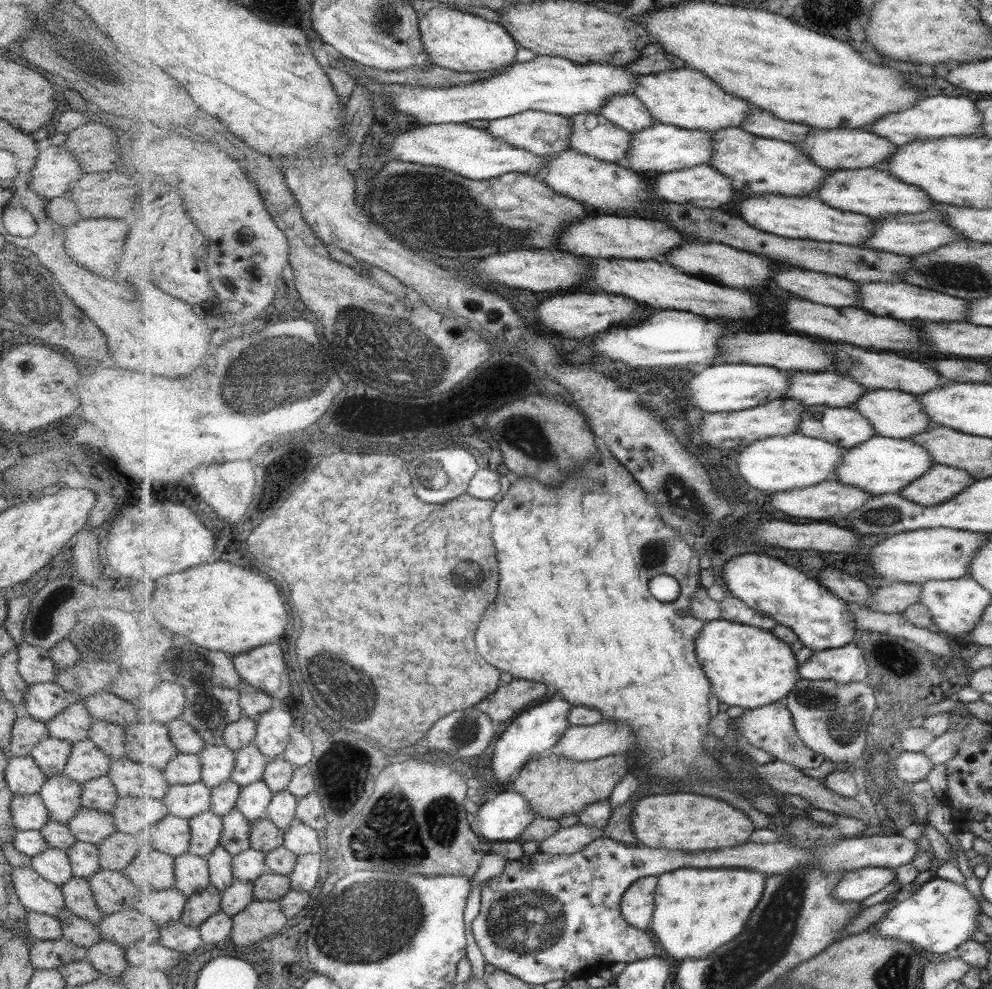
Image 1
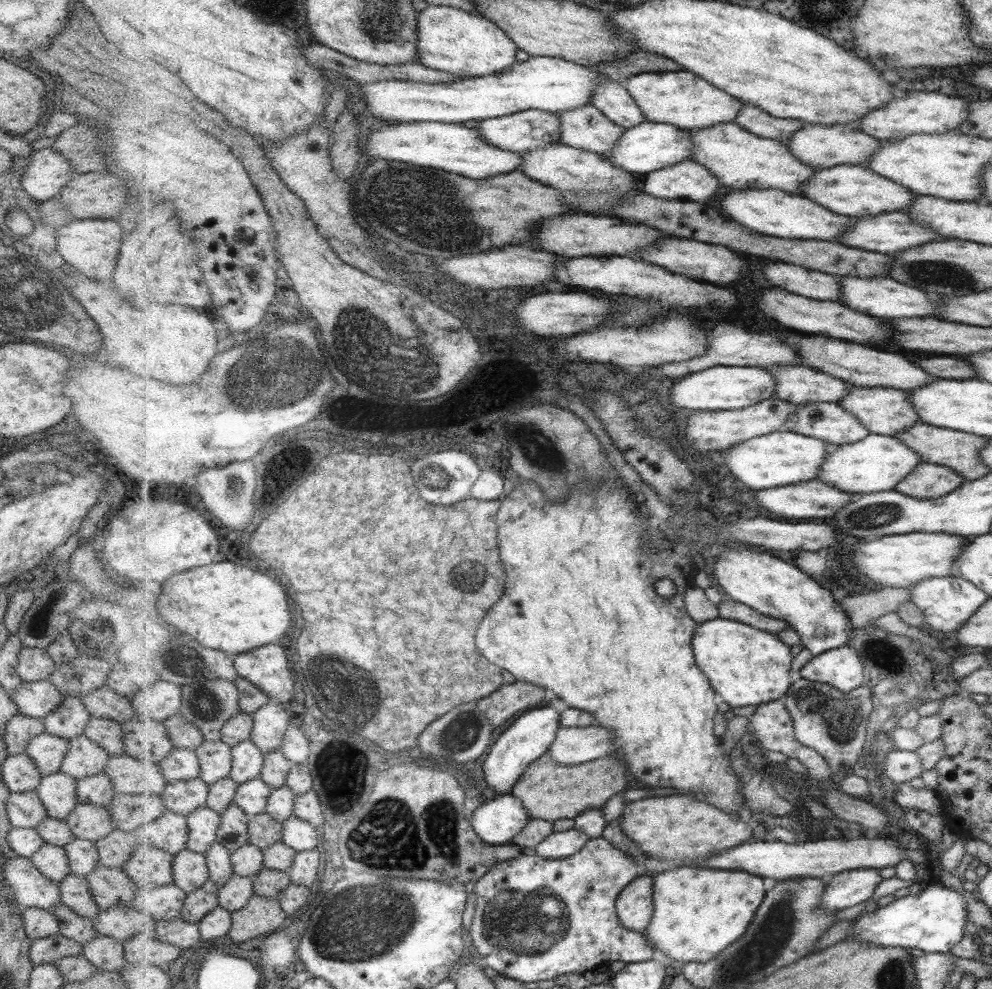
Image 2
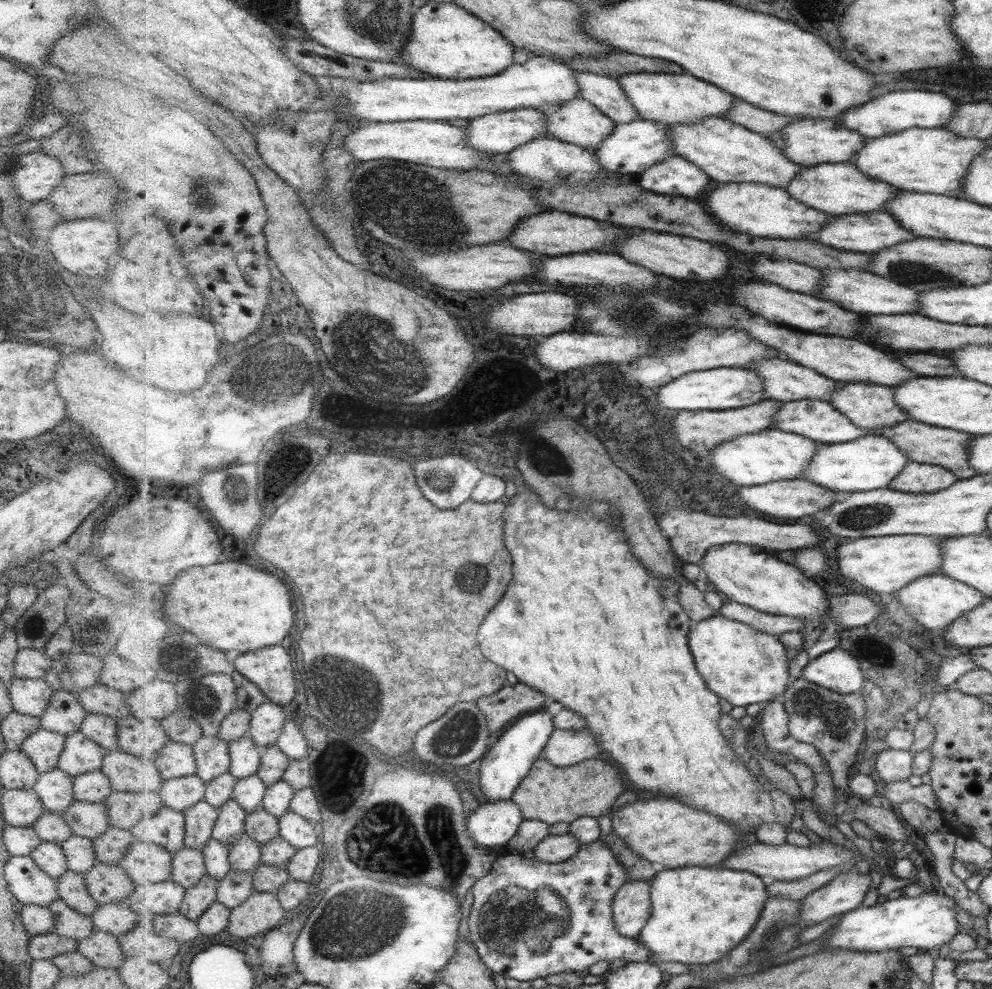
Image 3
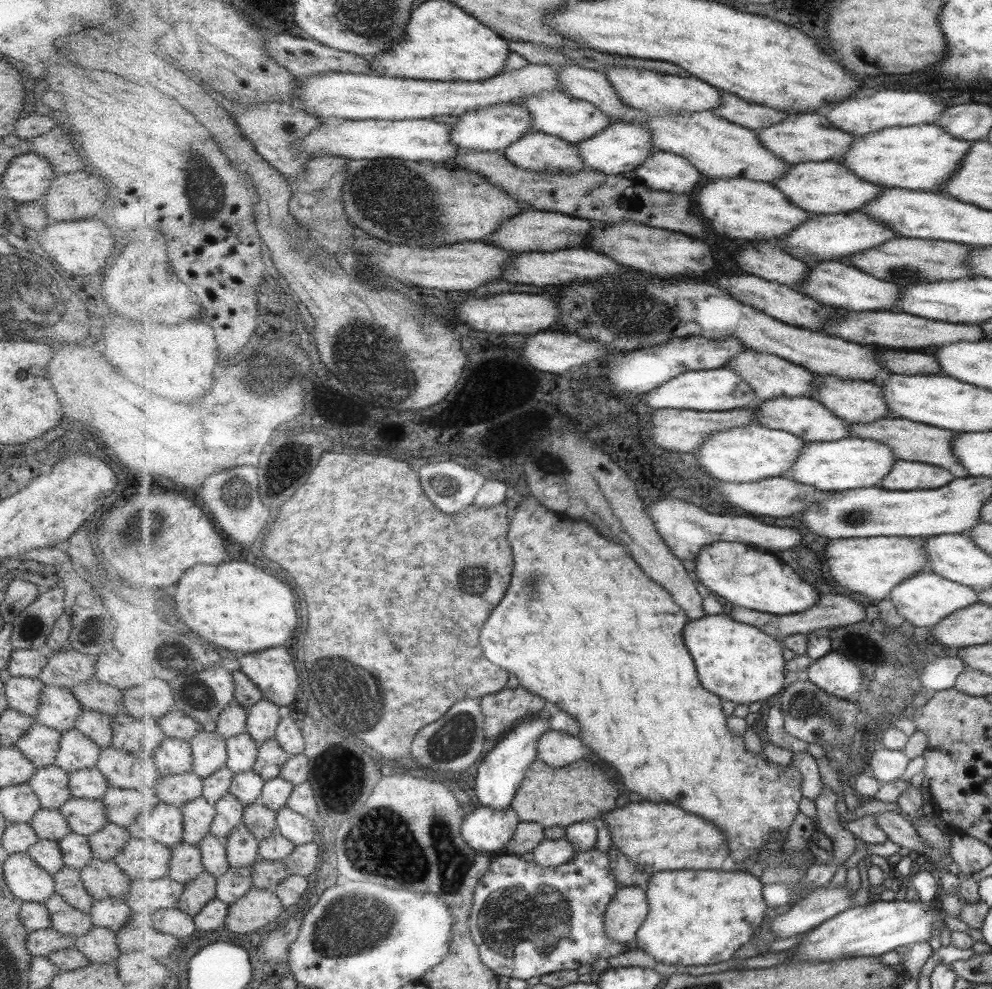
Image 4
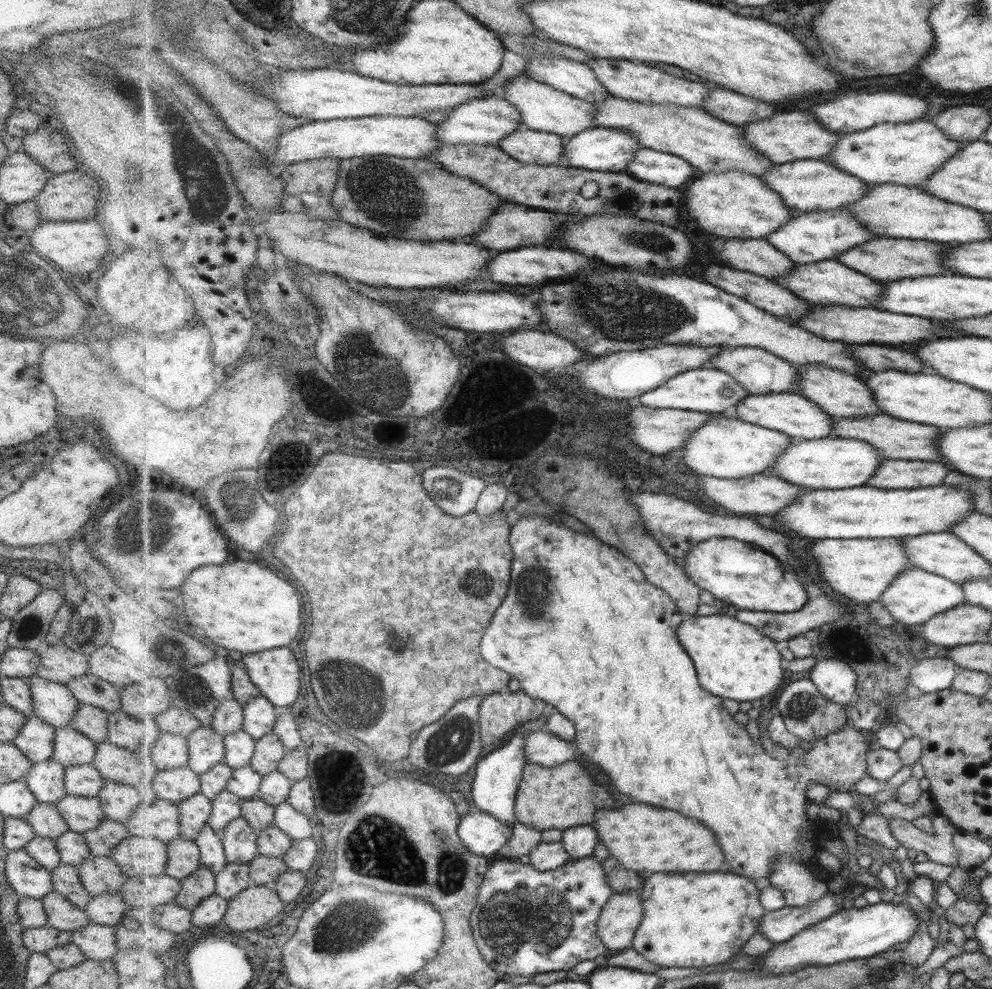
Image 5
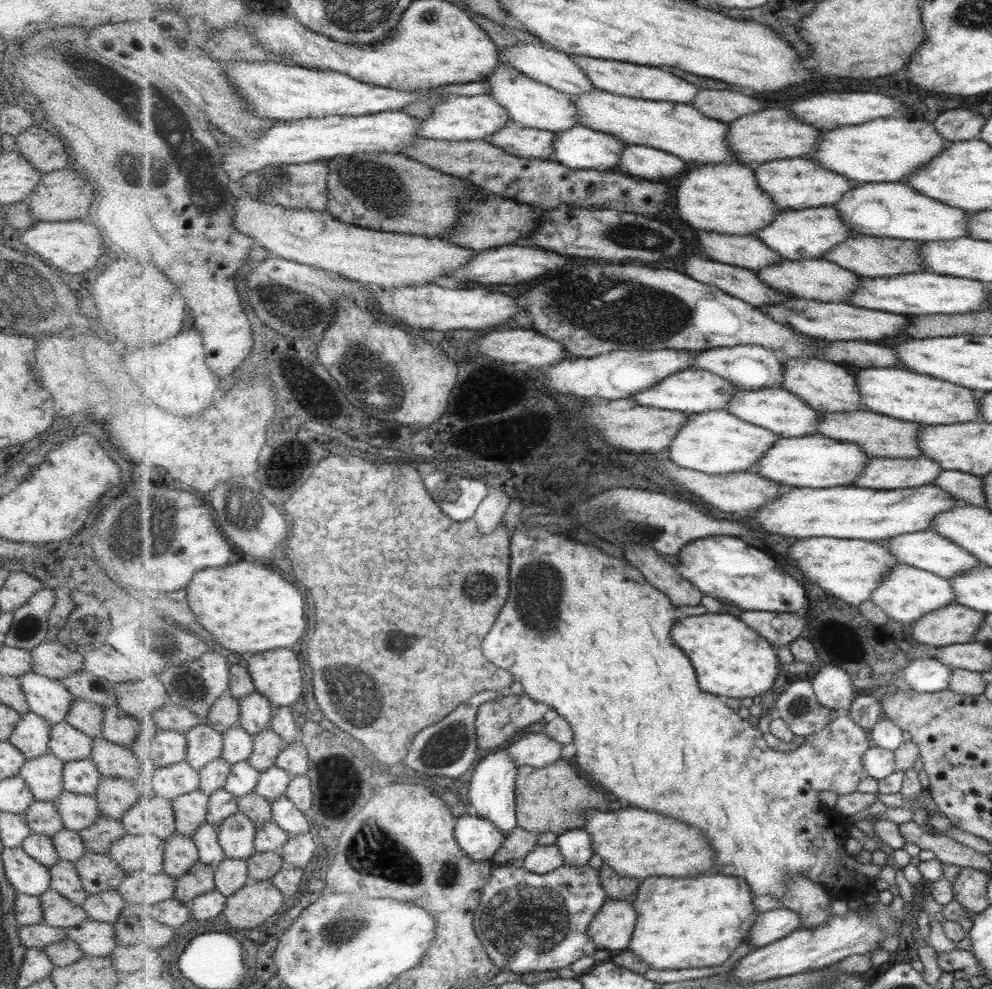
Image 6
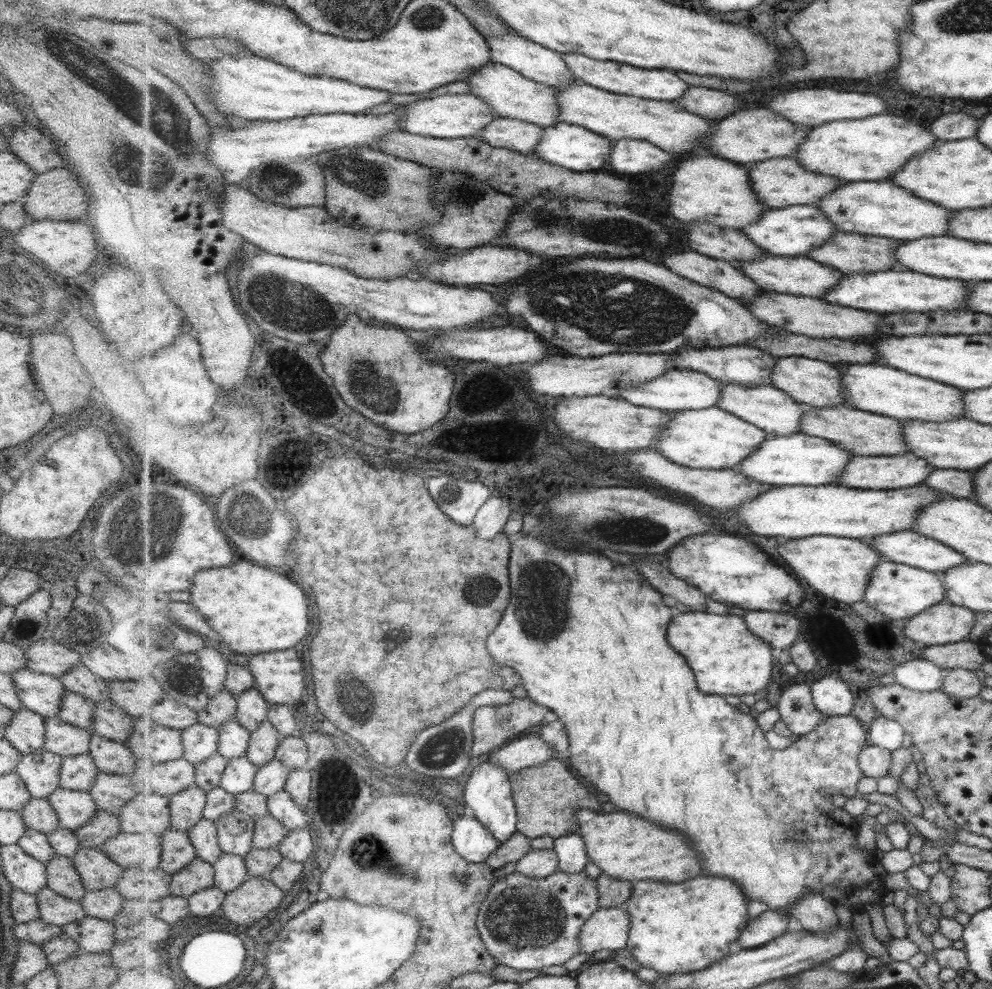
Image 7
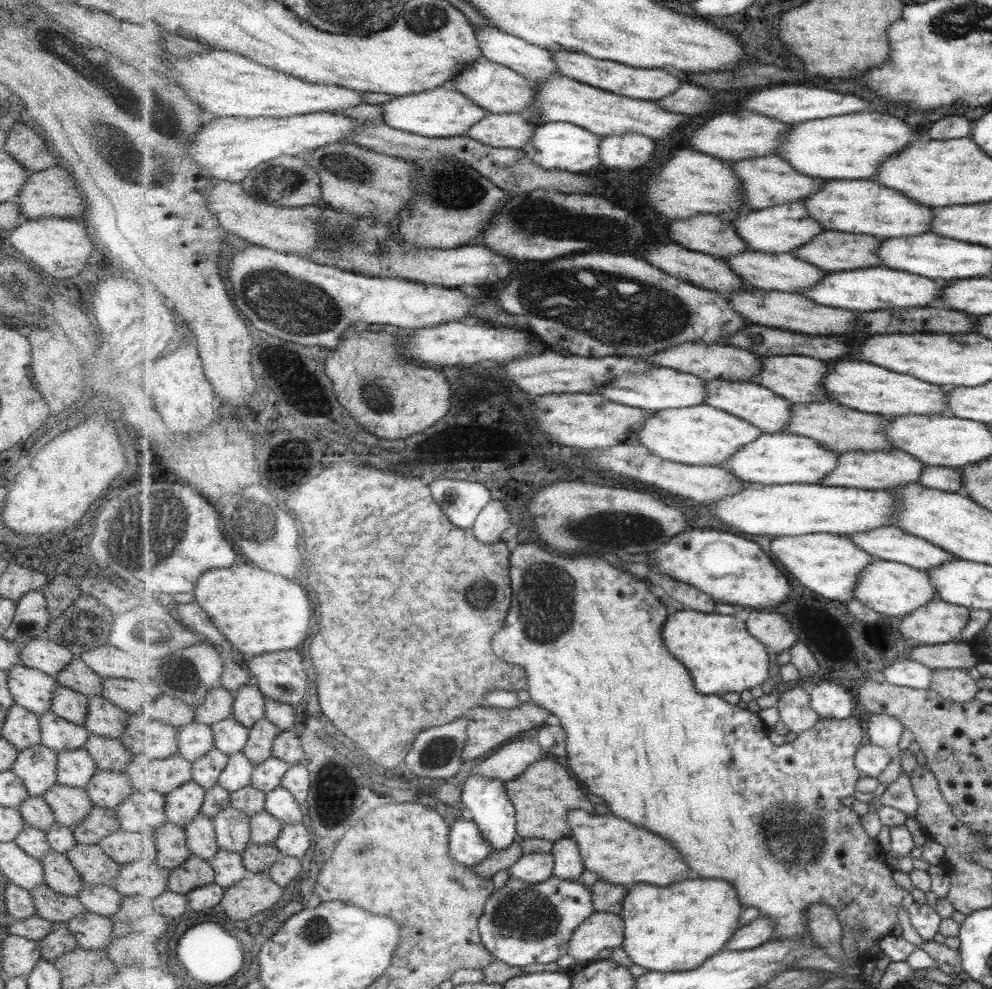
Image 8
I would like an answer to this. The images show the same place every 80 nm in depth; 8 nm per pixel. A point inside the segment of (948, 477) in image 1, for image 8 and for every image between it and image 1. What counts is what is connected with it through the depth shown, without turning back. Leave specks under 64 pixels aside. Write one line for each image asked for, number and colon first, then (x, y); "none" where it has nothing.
2: (930, 481)
3: (918, 478)
4: (906, 475)
5: (894, 474)
6: (882, 473)
7: (906, 470)
8: (876, 470)

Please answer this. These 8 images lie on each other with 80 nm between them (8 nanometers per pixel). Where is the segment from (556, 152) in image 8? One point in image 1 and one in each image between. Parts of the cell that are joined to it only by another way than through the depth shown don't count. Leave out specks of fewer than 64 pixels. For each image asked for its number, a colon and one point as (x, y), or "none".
1: (663, 148)
2: (651, 146)
3: (634, 147)
4: (622, 148)
5: (602, 149)
6: (581, 148)
7: (574, 147)

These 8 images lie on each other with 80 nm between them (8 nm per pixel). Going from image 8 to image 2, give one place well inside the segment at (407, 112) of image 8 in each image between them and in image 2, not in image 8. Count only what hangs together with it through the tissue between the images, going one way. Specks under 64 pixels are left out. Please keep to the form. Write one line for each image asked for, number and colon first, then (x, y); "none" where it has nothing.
2: (522, 132)
3: (499, 133)
4: (493, 128)
5: (489, 120)
6: (458, 118)
7: (447, 116)

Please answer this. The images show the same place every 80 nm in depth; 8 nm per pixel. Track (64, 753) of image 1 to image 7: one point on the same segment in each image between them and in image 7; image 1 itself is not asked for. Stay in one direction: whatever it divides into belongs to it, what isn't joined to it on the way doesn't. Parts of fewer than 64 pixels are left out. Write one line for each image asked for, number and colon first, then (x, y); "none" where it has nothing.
2: (47, 751)
3: (43, 748)
4: (39, 744)
5: (35, 738)
6: (30, 735)
7: (25, 732)

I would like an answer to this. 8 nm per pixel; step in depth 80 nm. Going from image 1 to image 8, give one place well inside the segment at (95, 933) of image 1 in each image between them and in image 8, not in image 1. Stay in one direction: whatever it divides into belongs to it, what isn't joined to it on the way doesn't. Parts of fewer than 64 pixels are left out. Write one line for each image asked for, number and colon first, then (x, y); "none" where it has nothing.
2: (71, 925)
3: (68, 923)
4: (65, 919)
5: (61, 915)
6: (57, 911)
7: (57, 910)
8: (49, 905)

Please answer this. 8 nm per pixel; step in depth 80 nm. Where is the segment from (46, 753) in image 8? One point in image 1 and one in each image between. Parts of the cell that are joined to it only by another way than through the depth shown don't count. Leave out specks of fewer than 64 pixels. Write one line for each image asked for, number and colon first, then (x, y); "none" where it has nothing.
1: (61, 796)
2: (57, 792)
3: (54, 789)
4: (49, 783)
5: (45, 780)
6: (43, 775)
7: (38, 770)

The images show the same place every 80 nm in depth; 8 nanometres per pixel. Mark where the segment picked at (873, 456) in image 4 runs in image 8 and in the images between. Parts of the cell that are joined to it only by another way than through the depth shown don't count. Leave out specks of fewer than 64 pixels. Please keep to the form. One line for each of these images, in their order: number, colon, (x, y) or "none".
5: (833, 463)
6: (818, 461)
7: (800, 459)
8: (784, 458)

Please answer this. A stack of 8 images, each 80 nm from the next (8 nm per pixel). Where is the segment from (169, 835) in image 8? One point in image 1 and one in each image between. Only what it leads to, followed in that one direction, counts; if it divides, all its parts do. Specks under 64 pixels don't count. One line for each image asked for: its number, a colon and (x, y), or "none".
1: (193, 875)
2: (191, 871)
3: (189, 866)
4: (187, 862)
5: (185, 859)
6: (181, 854)
7: (179, 852)

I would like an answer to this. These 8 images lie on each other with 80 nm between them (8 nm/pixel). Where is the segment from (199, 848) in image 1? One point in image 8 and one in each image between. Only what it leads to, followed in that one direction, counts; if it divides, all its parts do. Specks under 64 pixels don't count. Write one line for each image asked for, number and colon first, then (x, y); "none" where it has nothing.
2: (204, 824)
3: (201, 819)
4: (199, 815)
5: (196, 811)
6: (192, 809)
7: (187, 807)
8: (183, 806)

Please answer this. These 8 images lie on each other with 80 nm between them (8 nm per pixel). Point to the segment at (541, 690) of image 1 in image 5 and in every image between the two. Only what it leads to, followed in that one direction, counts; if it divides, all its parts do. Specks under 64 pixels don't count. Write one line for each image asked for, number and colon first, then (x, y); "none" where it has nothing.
2: (505, 703)
3: (512, 701)
4: (502, 710)
5: (501, 712)

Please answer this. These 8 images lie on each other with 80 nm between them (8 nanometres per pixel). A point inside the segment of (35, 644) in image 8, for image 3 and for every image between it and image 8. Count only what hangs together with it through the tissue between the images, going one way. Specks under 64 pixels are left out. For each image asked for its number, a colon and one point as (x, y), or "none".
3: (72, 672)
4: (66, 668)
5: (59, 664)
6: (50, 659)
7: (46, 656)

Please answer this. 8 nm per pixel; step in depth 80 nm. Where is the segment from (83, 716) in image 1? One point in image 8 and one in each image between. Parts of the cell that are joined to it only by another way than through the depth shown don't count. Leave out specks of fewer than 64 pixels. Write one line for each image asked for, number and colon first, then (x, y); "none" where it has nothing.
2: (68, 720)
3: (63, 715)
4: (58, 709)
5: (52, 702)
6: (48, 698)
7: (40, 693)
8: (30, 689)

